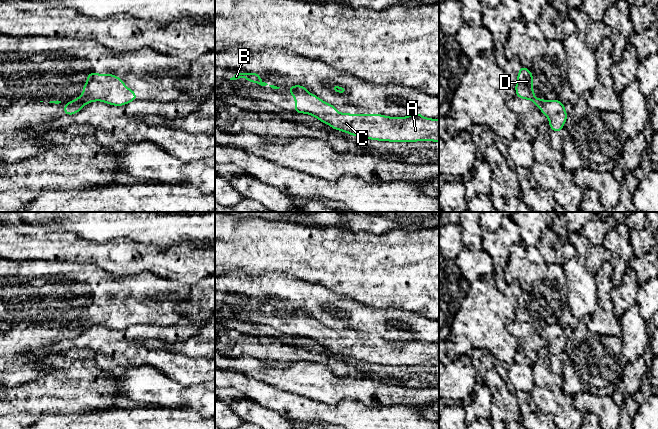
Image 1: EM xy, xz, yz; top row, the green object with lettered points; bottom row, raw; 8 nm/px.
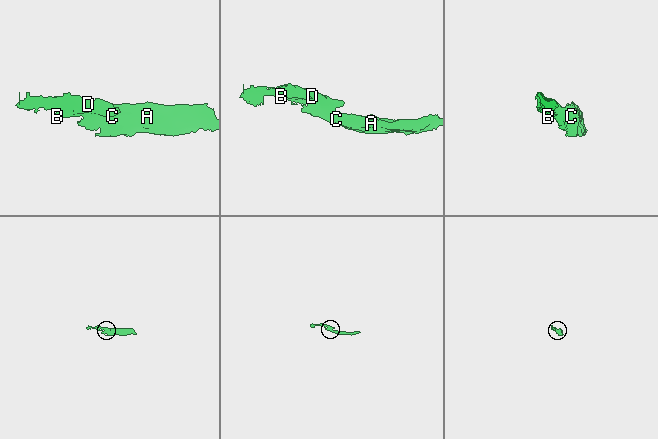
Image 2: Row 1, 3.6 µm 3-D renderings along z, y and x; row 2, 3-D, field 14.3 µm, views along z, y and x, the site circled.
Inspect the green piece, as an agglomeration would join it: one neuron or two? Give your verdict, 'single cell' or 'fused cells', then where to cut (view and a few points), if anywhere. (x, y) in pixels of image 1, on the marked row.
fused cells | xy (66, 103), (84, 104)

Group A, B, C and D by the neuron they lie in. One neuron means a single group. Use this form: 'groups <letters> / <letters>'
groups A C / B D

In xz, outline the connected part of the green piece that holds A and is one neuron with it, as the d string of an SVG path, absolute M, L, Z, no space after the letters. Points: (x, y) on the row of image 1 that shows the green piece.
M290 91L295 97L295 113L313 115L335 130L361 138L391 142L429 140L439 142L439 119L429 119L413 112L408 117L387 117L381 114L339 113L309 92Z

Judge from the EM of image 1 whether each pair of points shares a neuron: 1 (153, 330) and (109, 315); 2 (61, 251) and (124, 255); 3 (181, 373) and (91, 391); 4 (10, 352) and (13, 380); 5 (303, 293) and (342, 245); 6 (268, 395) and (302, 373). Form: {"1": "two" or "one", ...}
{"1": "two", "2": "one", "3": "two", "4": "one", "5": "two", "6": "two"}

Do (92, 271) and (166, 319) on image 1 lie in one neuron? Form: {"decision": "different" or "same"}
{"decision": "same"}

